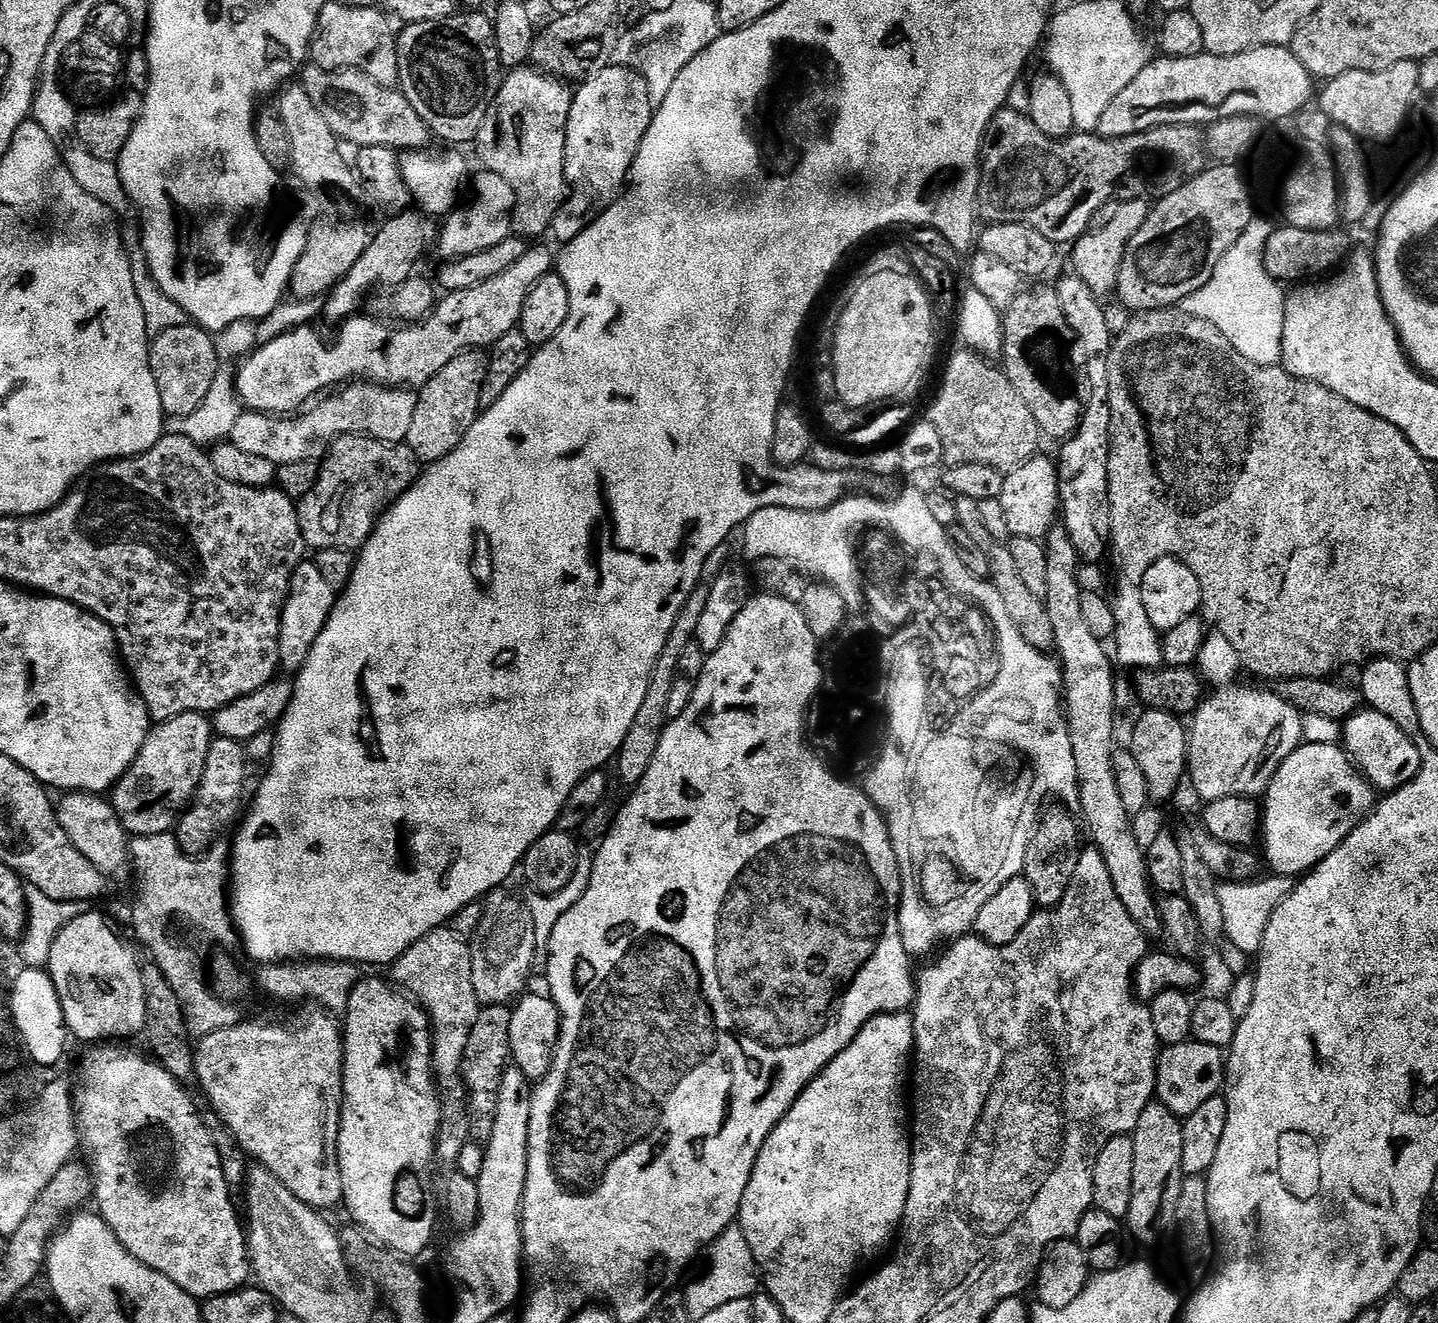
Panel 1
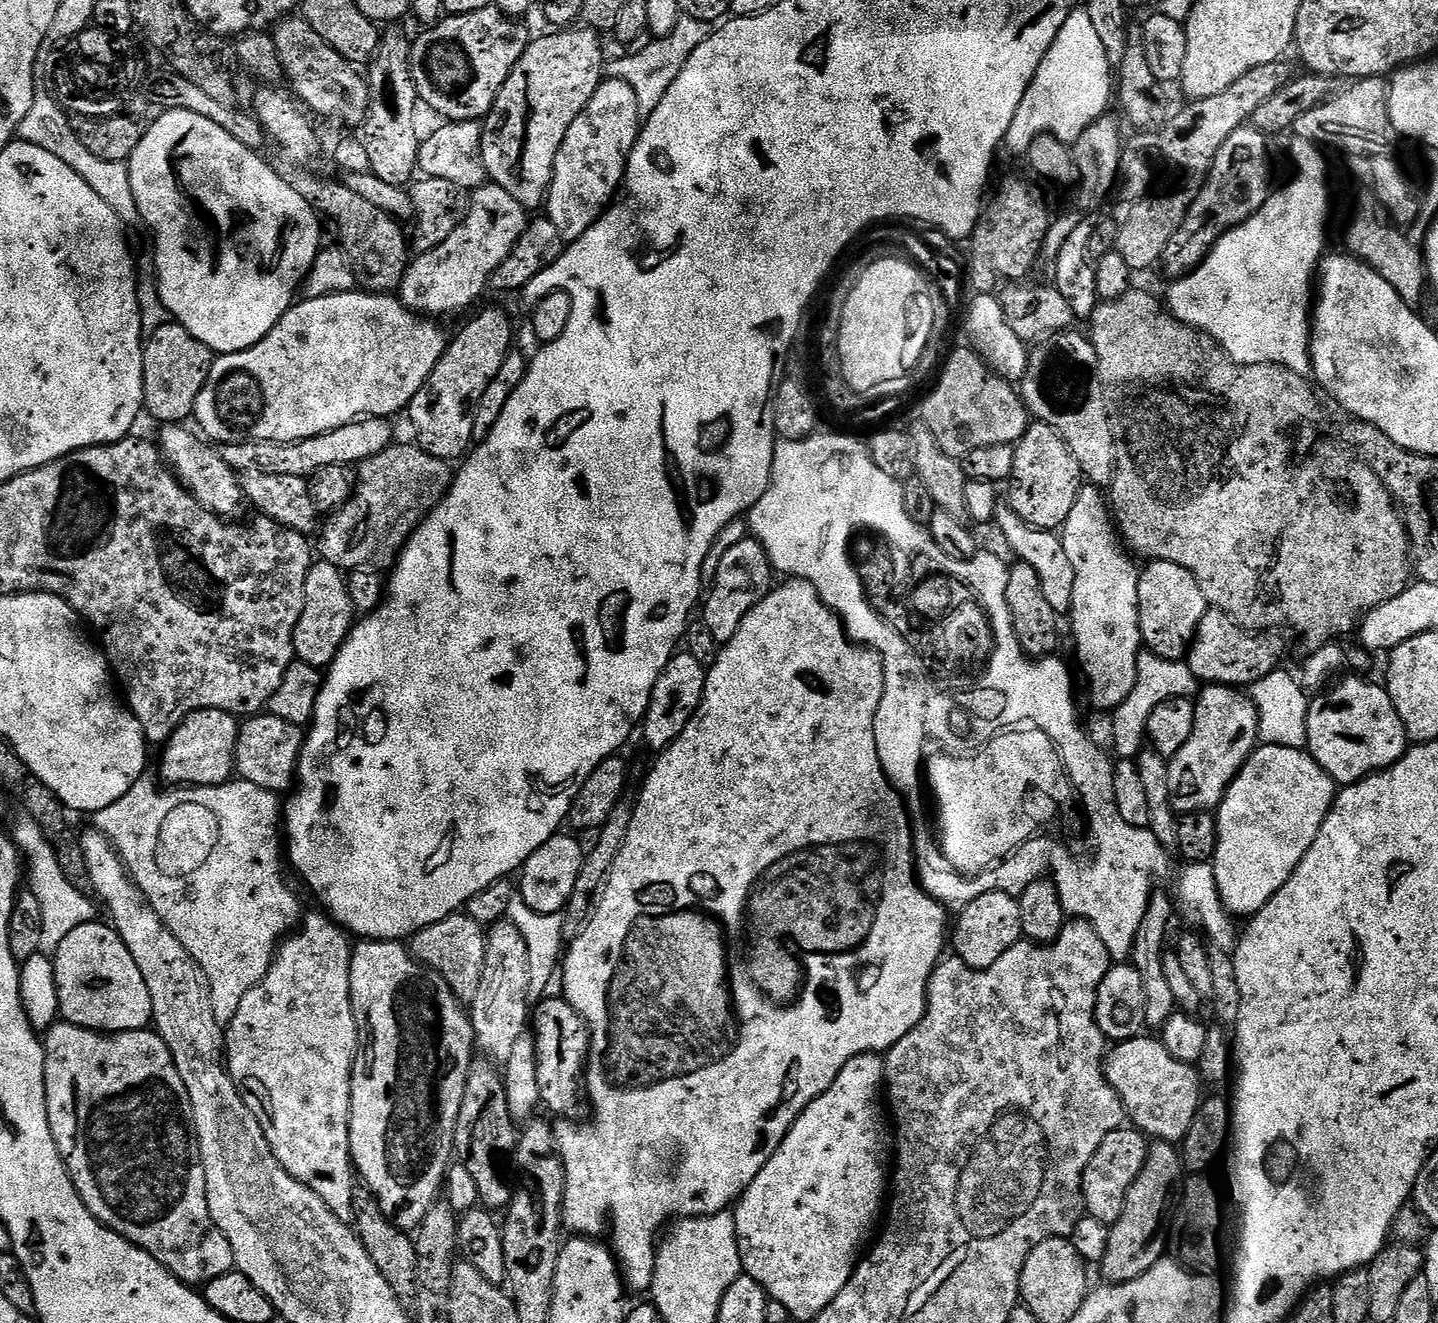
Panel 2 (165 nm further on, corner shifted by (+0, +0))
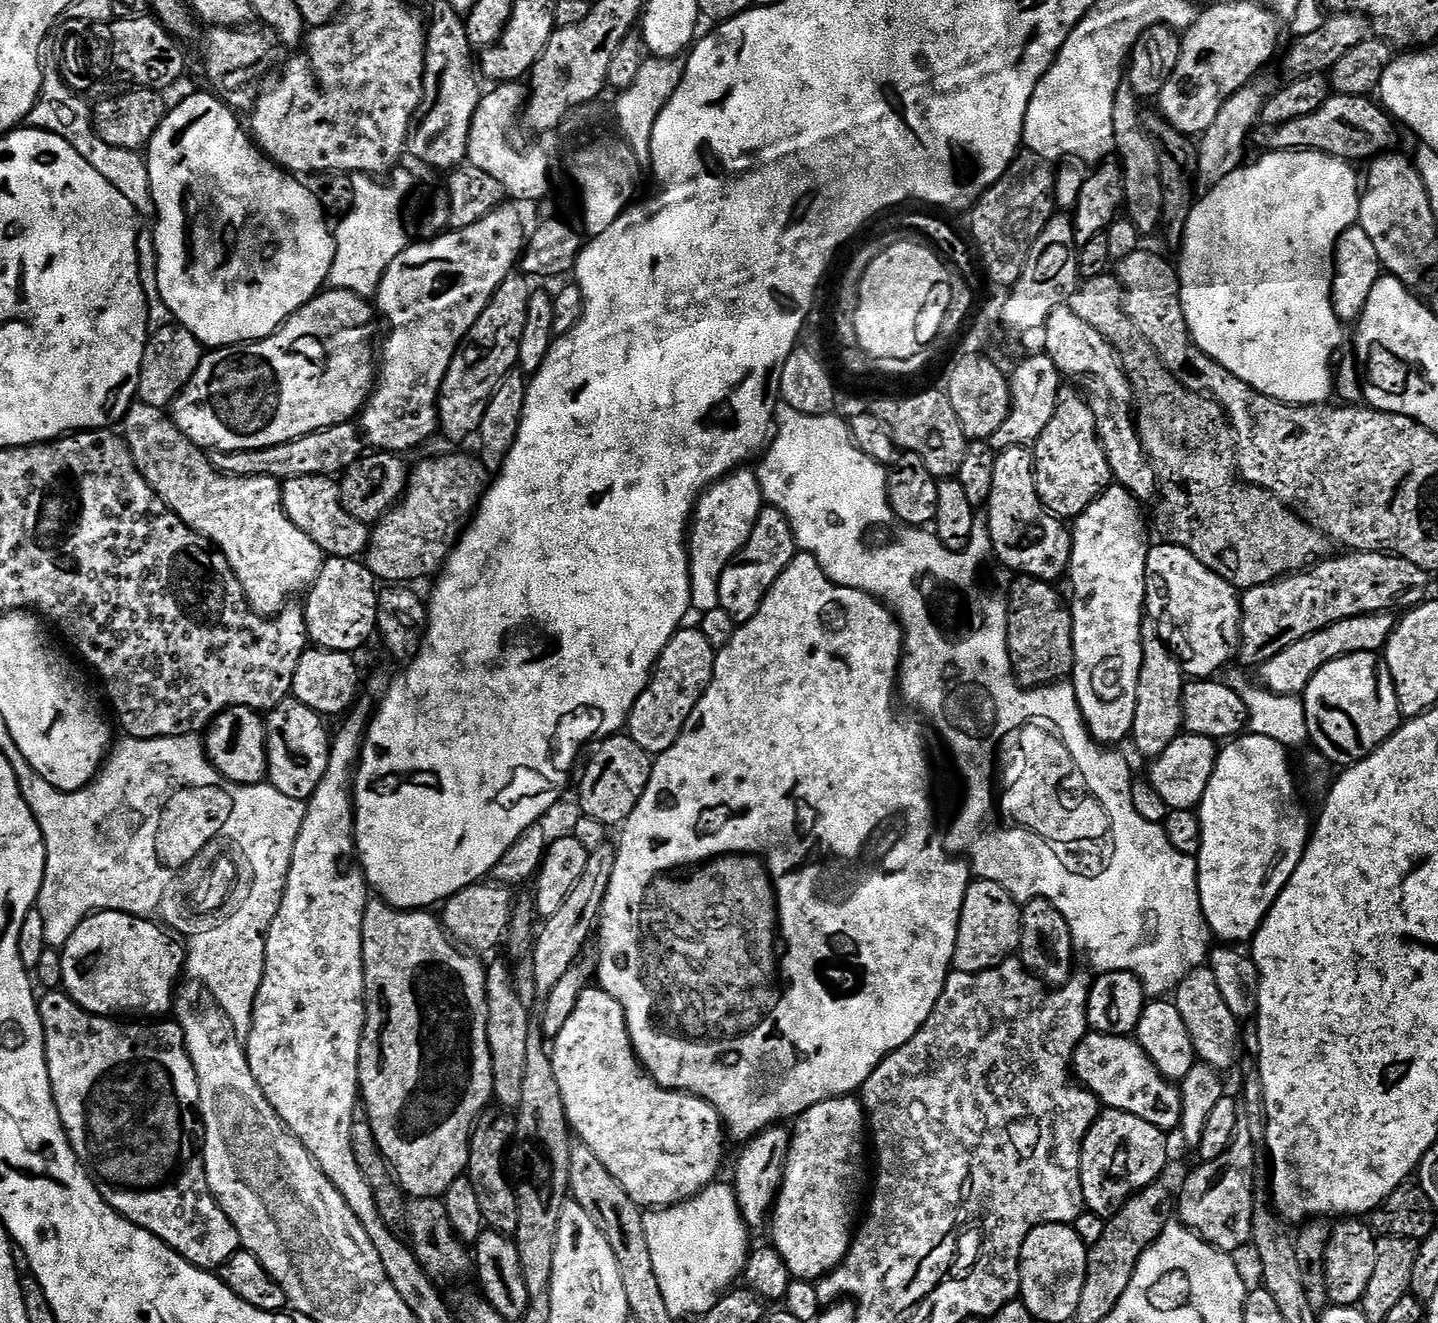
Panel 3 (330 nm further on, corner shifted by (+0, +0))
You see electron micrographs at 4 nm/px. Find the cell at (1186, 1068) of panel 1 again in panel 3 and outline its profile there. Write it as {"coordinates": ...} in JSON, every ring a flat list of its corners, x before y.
{"coordinates":[[1089,1031,1072,1056,1072,1071,1075,1079,1089,1092,1093,1092,1105,1109,1134,1114,1134,1118,1142,1118,1142,1122,1150,1122,1150,1126,1158,1126,1166,1134,1171,1133,1171,1128,1172,1131,1179,1129,1182,1118,1179,1087,1158,1071,1154,1062,1150,1062,1150,1058,1142,1050,1140,1043,1132,1036,1107,1036,1101,1032]]}

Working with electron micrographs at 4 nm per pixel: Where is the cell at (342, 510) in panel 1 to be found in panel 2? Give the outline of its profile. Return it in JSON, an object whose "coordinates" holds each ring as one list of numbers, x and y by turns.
{"coordinates":[[394,442,382,454,365,460,359,465,354,494,341,508,335,509,324,524,324,533,318,540,318,552,323,559,337,564,341,570,351,570,358,566,392,566,404,550,412,533,420,527,422,521,444,501,454,479,454,468,449,461,438,458,421,448,419,443,400,444]]}

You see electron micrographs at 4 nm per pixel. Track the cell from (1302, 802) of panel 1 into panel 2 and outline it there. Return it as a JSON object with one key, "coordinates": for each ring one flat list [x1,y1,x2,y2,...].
{"coordinates":[[1265,743,1229,786,1218,809,1216,885,1231,913,1251,918,1294,874,1336,801,1338,785,1304,748]]}

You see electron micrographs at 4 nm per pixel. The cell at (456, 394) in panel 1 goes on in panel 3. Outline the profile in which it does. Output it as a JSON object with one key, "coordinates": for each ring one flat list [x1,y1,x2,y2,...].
{"coordinates":[[519,270,512,271,502,281,496,293,490,298,486,310,482,310,478,322,474,322,467,338,454,354,450,370,446,370,446,378,440,387,440,396,436,399,436,415,439,431,445,432,452,440,464,440,467,436,475,437,479,433,482,414,486,414,488,400,502,382,502,378,506,378,506,374,517,367,519,343,522,341,522,330,526,325,527,307,530,306,530,298,534,291,533,285,528,284,531,284,529,277]]}

